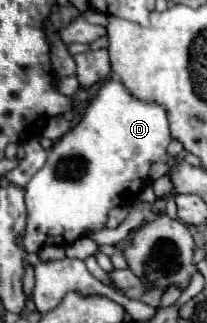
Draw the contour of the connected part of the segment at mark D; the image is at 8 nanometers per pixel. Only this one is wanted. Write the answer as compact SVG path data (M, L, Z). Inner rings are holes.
M116 80L106 82L104 88L100 88L98 96L84 110L78 124L74 124L74 128L52 146L46 164L32 176L26 186L28 224L24 249L28 253L34 253L48 244L66 246L78 240L80 236L104 230L110 210L116 206L124 206L126 202L132 202L138 196L138 192L148 180L150 166L166 156L168 144L170 130L164 108L132 98L132 94L126 92L126 88Z

